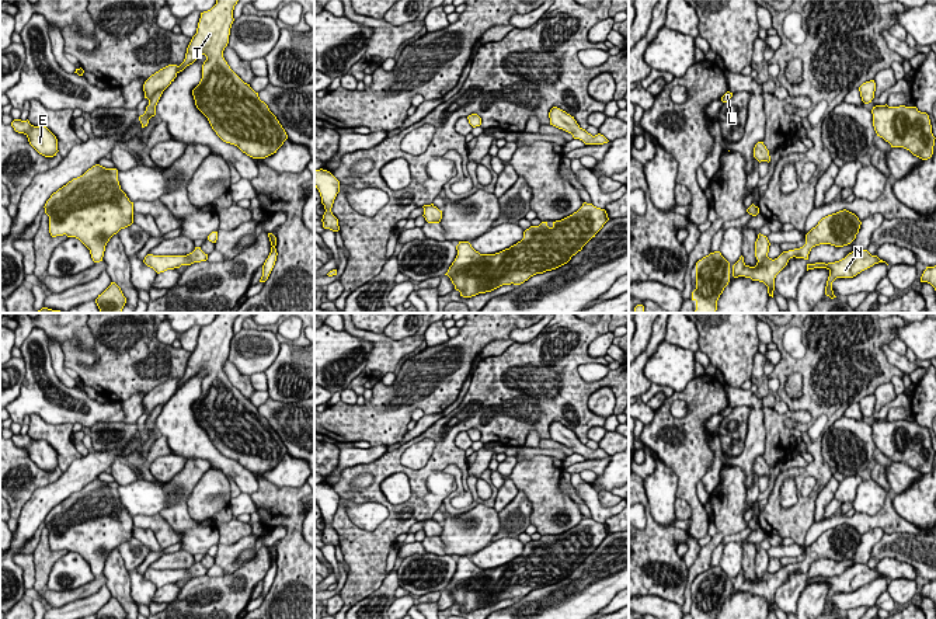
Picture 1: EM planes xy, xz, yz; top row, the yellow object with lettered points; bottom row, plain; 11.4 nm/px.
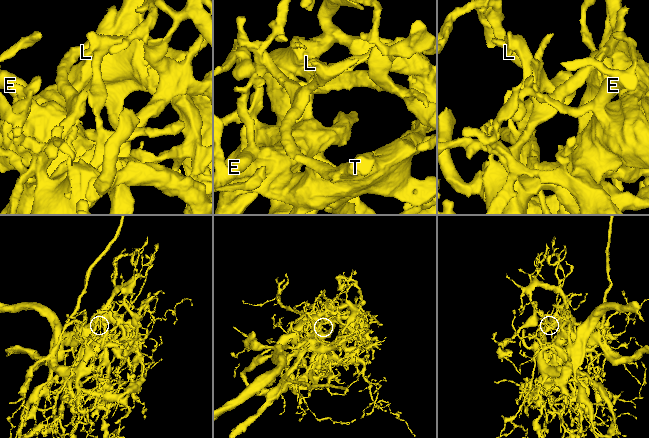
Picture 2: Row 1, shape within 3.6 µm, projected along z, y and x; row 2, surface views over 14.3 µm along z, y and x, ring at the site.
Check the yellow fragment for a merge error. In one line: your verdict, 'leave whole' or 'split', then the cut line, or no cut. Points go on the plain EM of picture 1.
split; cut in xy along (163, 403), (152, 411), (149, 424), (142, 431), (143, 441)

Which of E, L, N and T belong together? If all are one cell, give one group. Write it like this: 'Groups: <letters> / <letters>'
Groups: E L / N T

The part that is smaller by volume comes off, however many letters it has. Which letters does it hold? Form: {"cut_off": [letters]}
{"cut_off": ["E", "L"]}

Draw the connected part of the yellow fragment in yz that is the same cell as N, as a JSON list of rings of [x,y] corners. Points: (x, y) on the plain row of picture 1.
[[[859,563],[835,577],[807,578],[807,585],[814,583],[827,583],[829,585],[829,591],[825,601],[825,609],[834,613],[836,611],[834,609],[832,605],[832,597],[836,592],[853,592],[862,585],[878,577],[885,577],[885,575],[880,574],[877,570],[871,570],[867,564]]]

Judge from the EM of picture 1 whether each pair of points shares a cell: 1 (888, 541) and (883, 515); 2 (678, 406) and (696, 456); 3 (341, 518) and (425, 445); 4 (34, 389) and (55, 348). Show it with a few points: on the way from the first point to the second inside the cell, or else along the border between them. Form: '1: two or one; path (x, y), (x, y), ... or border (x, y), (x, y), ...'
1: two; border (884, 532), (921, 534)
2: two; border (682, 399), (686, 413), (677, 418)
3: two; border (423, 438), (403, 452), (400, 458), (403, 466)
4: two; border (47, 337), (51, 365), (55, 375), (66, 386)

